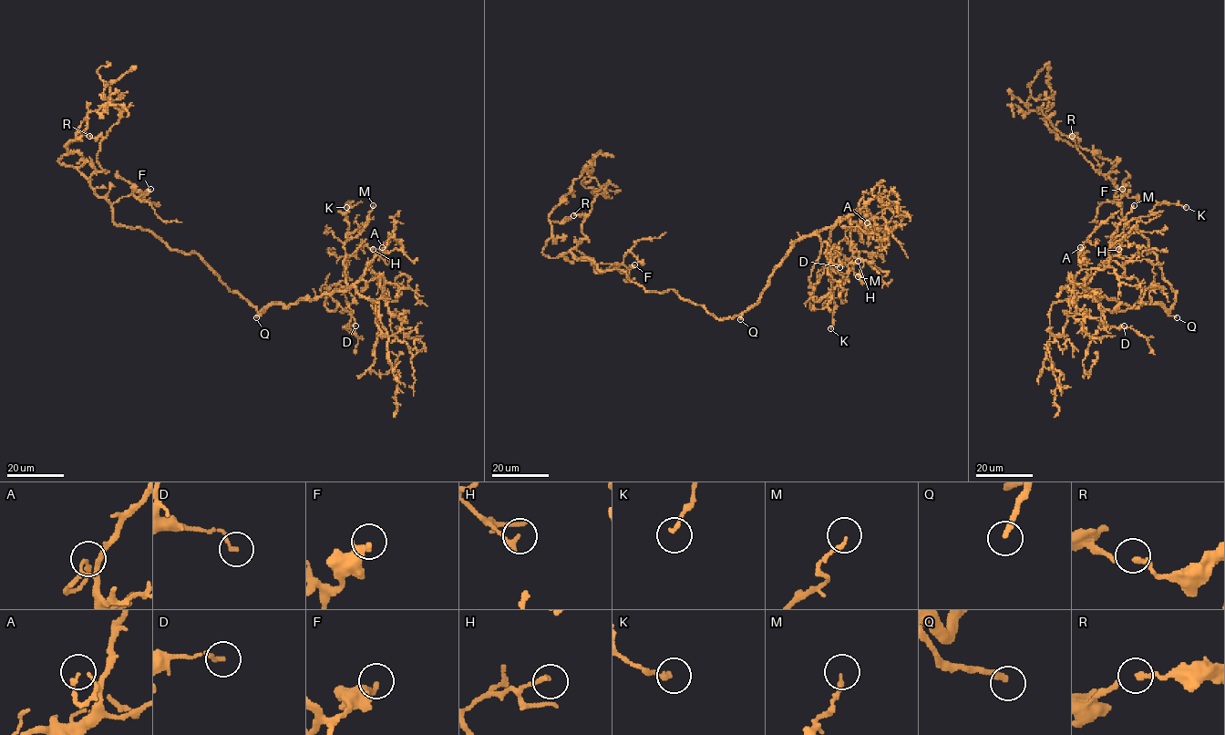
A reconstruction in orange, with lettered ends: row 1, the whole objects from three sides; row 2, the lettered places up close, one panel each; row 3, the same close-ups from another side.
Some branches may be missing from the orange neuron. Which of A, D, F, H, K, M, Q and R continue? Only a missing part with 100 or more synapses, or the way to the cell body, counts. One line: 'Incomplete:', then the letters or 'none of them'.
Incomplete: Q

